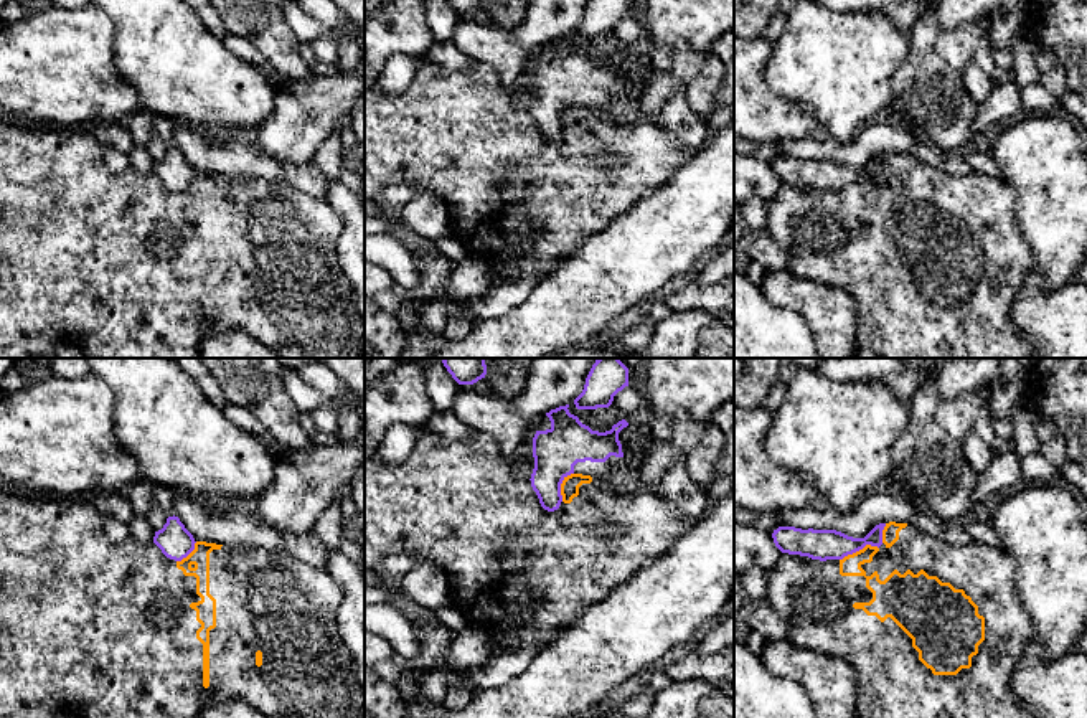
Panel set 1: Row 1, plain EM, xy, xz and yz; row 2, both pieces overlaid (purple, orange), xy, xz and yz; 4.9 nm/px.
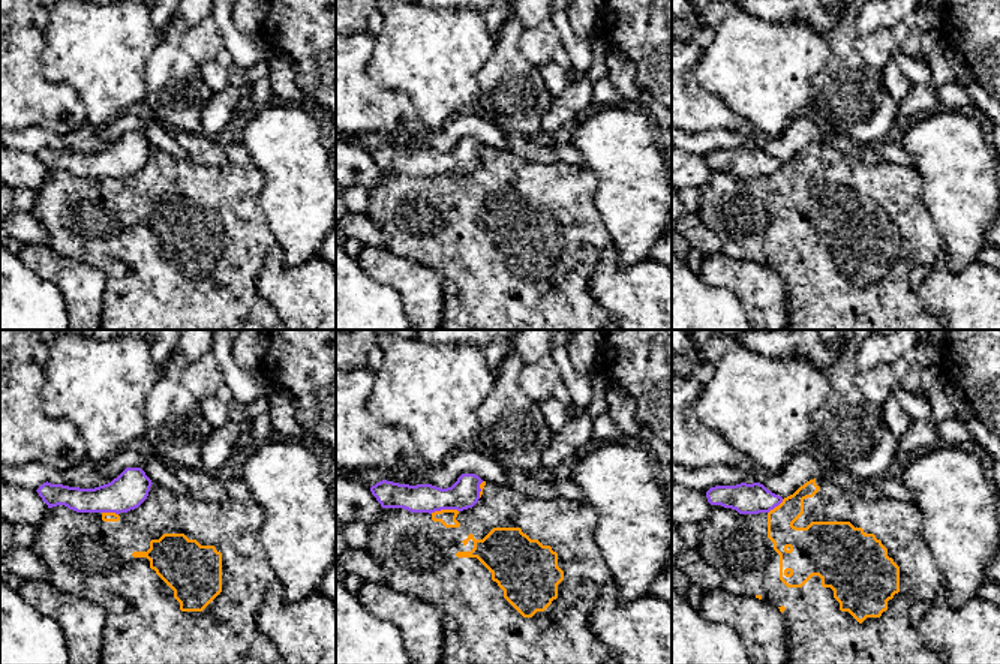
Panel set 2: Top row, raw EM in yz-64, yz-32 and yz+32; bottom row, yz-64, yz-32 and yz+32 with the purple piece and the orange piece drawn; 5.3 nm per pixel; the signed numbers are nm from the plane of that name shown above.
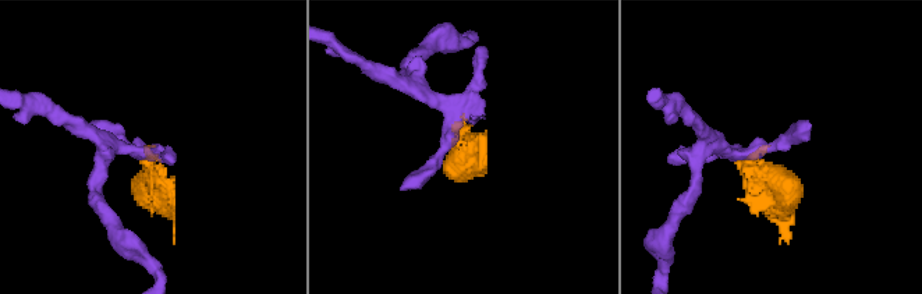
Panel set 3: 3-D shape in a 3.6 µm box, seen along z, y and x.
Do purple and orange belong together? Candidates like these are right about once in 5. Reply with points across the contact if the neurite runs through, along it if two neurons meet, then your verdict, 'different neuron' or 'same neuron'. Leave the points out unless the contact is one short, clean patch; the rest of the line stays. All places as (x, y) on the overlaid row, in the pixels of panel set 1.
along yz (878, 547), (866, 545), (840, 560) | different neuron

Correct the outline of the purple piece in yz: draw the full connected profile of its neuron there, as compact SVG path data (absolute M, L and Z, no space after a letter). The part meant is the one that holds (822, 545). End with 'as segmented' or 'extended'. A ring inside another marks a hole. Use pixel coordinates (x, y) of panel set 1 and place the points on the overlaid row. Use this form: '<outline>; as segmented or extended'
M886 523L876 525L864 538L853 538L836 530L802 530L779 527L772 538L782 553L808 556L812 560L843 560L863 550L866 545L881 546Z; as segmented

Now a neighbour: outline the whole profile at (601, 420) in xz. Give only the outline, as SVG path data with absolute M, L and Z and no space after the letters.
M615 403L609 408L597 408L597 409L577 409L574 416L592 431L605 432L610 431L614 424L625 419L628 413L622 413L615 408Z

